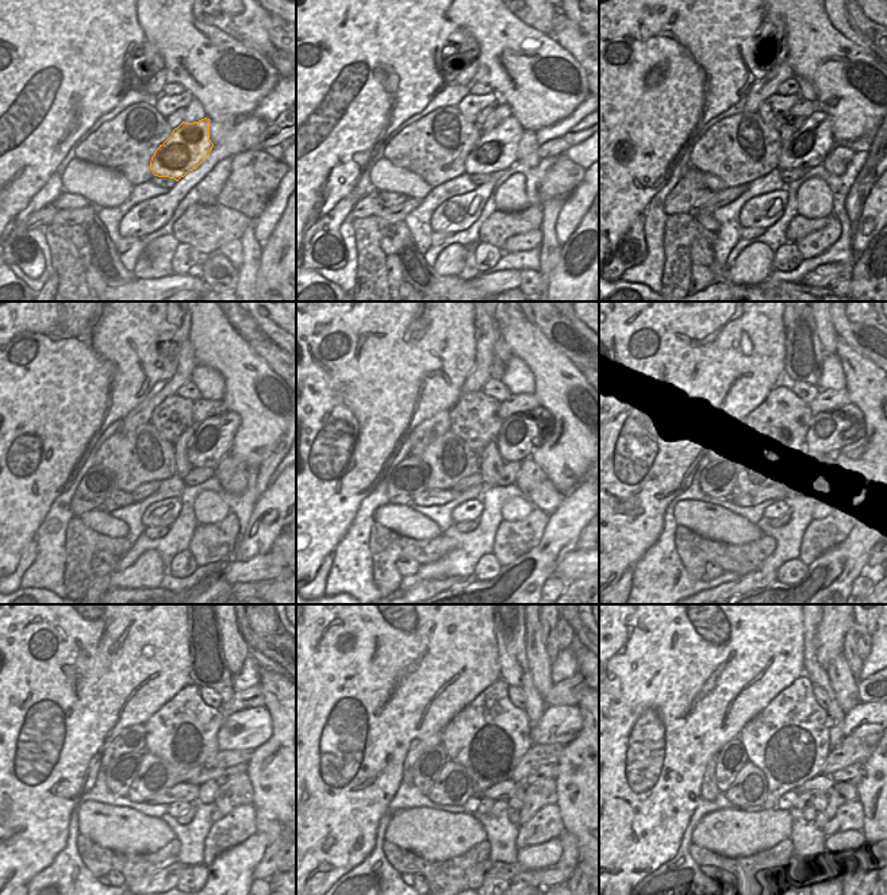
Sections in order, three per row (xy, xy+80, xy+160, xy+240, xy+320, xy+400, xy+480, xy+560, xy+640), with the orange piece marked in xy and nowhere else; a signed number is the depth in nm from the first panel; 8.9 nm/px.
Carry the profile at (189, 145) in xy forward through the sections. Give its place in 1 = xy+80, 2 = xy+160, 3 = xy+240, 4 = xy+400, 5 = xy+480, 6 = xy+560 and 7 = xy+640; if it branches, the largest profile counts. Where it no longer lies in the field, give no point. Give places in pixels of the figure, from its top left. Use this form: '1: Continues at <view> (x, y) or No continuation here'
1: Continues at xy+80 (496, 150)
2: Continues at xy+160 (807, 148)
3: Continues at xy+240 (212, 440)
4: Continues at xy+400 (832, 433)
5: Continues at xy+480 (234, 734)
6: Continues at xy+560 (556, 721)
7: Continues at xy+640 (874, 713).

